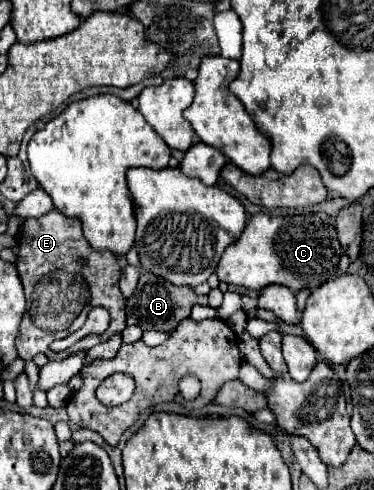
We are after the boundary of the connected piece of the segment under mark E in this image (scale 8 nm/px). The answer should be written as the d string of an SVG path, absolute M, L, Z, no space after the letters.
M51 210L49 214L45 214L39 220L35 220L35 218L25 220L25 228L23 228L23 234L19 240L19 260L17 260L17 270L21 276L23 288L25 288L25 296L33 296L33 284L37 284L37 280L41 280L41 276L45 276L45 272L49 272L49 268L69 268L69 272L81 272L81 276L85 276L85 282L89 284L89 302L87 302L85 310L71 322L67 332L55 334L53 340L79 330L81 322L85 322L85 316L93 306L103 306L111 314L109 328L105 330L107 336L105 334L89 334L87 338L77 342L73 348L69 348L71 352L81 350L81 348L93 348L95 344L103 342L105 338L109 338L115 332L121 332L125 328L125 298L121 296L121 290L119 290L121 268L117 264L115 254L109 250L91 248L81 232L81 224L73 218L65 218L57 210Z

